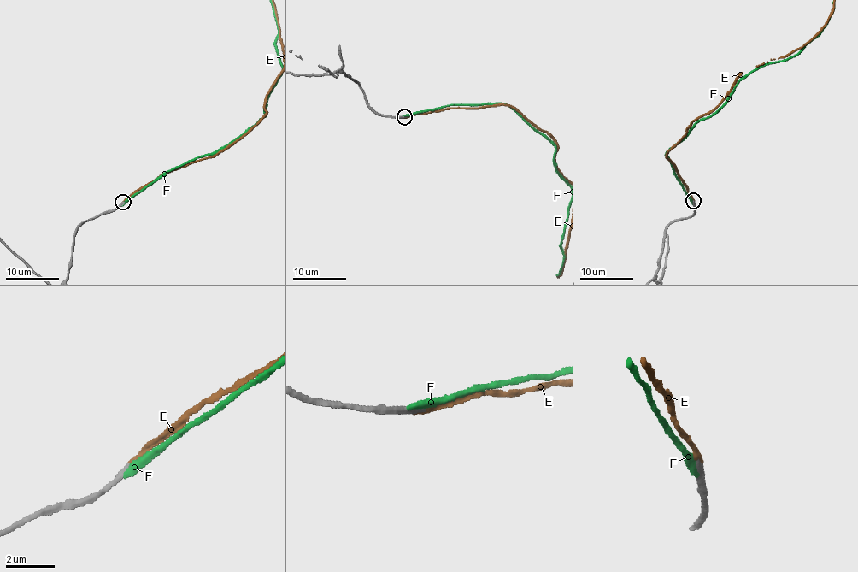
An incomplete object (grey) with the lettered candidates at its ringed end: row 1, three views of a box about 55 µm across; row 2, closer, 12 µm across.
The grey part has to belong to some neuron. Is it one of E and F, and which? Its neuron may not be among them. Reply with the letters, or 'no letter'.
E

